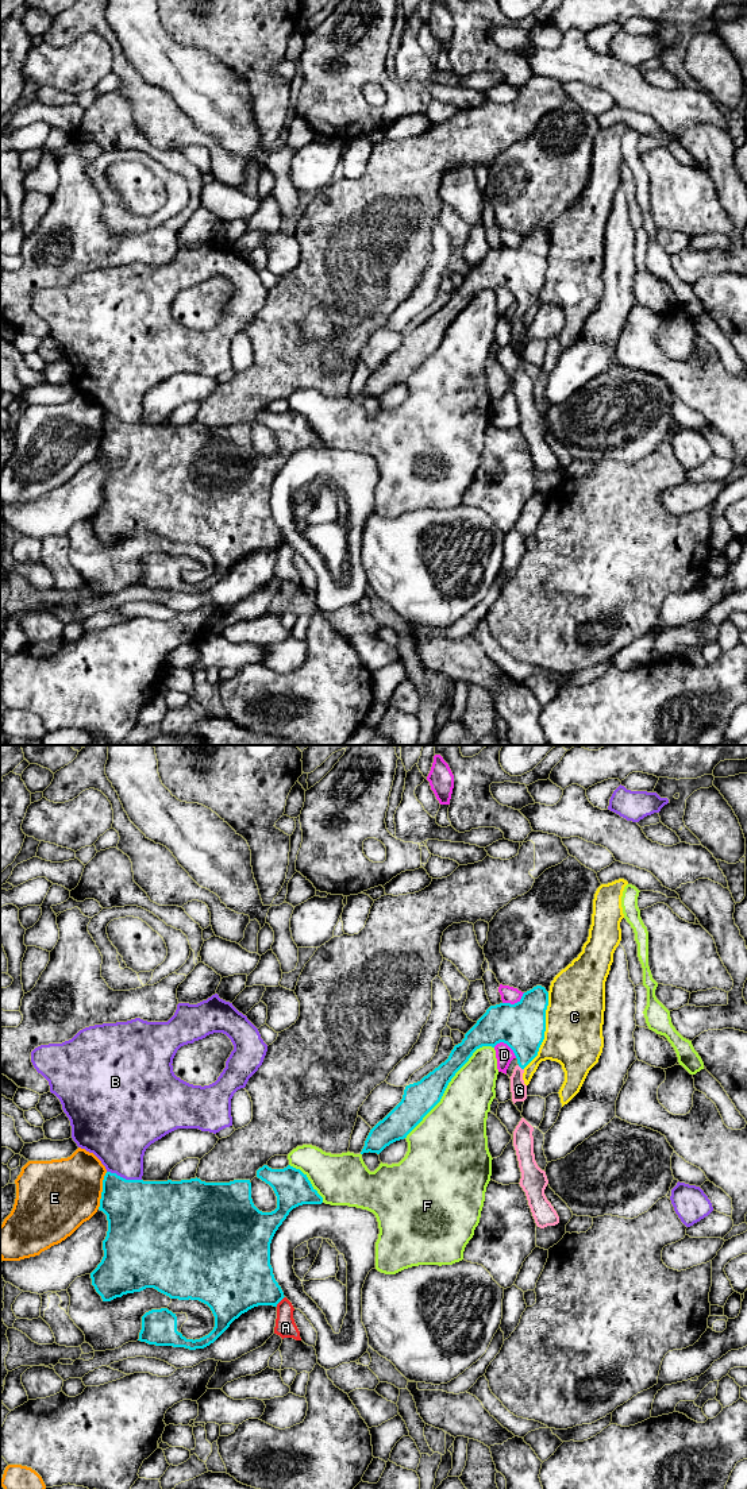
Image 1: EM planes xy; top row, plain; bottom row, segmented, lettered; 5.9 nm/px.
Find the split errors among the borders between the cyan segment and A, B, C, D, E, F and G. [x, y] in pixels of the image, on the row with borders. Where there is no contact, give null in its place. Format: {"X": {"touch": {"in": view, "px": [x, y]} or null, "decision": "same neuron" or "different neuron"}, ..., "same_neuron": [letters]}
{"A": {"touch": {"in": "xy", "px": [280, 1300]}, "decision": "different neuron"}, "B": {"touch": {"in": "xy", "px": [124, 1179]}, "decision": "different neuron"}, "C": {"touch": {"in": "xy", "px": [545, 1030]}, "decision": "different neuron"}, "D": {"touch": {"in": "xy", "px": [507, 1044]}, "decision": "different neuron"}, "E": {"touch": {"in": "xy", "px": [103, 1191]}, "decision": "different neuron"}, "F": {"touch": {"in": "xy", "px": [447, 1084]}, "decision": "different neuron"}, "G": {"touch": {"in": "xy", "px": [520, 1067]}, "decision": "same neuron"}, "same_neuron": ["G"]}

